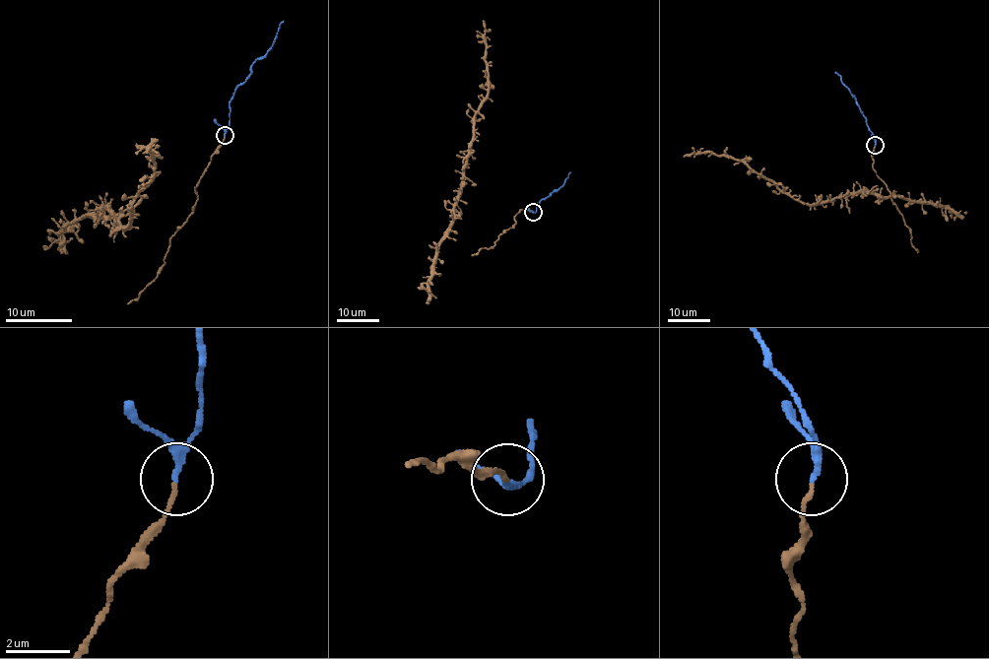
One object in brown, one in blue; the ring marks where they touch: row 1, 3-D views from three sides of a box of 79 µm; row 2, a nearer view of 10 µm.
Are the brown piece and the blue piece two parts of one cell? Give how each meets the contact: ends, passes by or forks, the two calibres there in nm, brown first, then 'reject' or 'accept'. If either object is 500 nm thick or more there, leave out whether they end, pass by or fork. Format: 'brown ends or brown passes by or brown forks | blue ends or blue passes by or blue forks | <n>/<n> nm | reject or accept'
brown ends | blue passes by | 130/180 nm | accept

